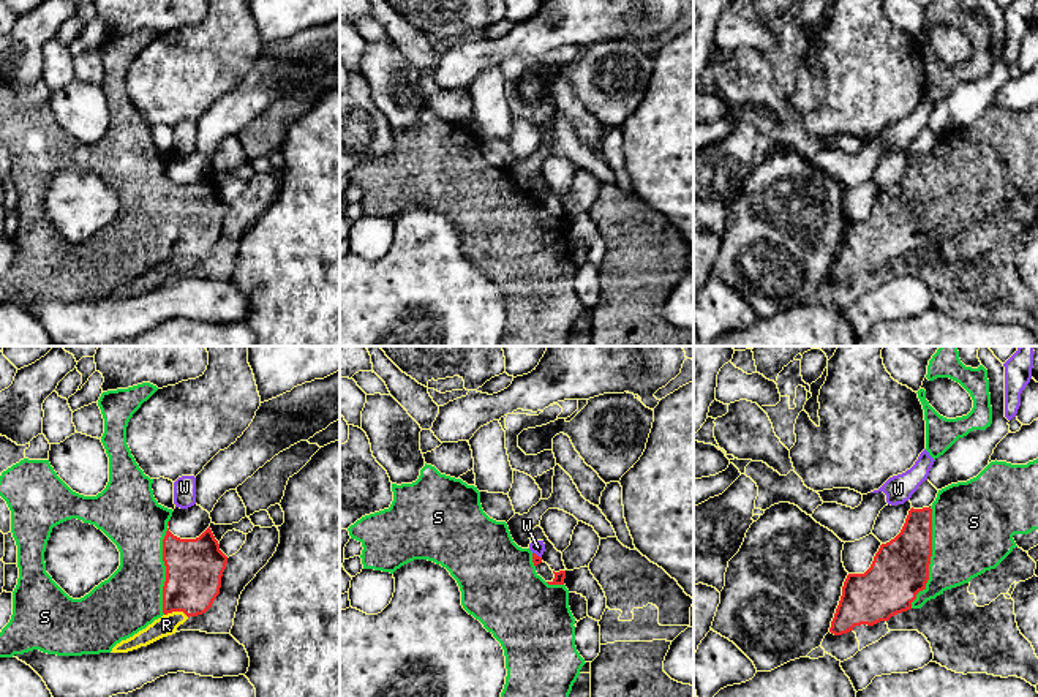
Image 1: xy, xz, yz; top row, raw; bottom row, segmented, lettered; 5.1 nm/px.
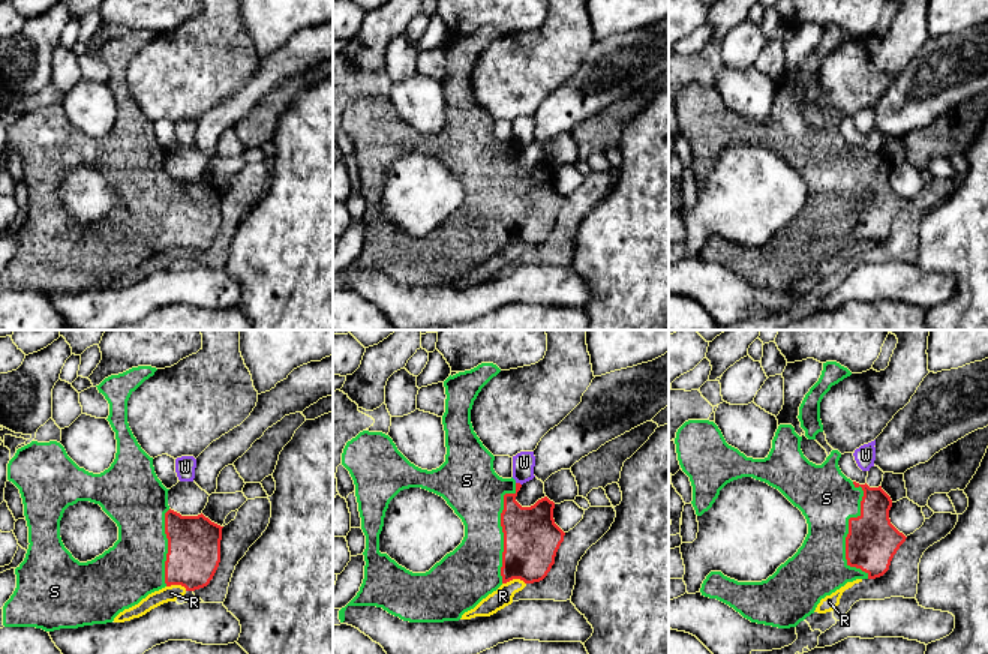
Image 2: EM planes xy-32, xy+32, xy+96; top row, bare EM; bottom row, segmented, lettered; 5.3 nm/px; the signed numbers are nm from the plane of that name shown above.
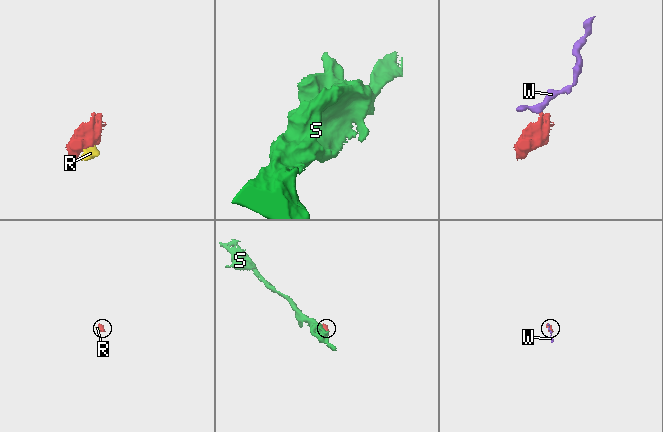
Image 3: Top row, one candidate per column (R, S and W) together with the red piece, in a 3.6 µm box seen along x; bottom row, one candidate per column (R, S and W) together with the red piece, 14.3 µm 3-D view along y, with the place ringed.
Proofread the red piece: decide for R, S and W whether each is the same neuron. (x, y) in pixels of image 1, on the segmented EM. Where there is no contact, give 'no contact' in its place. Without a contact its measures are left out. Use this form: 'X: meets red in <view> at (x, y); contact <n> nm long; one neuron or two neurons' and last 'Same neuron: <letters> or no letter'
R: meets red in xy at (177, 610); contact 130 nm long; two neurons
S: meets red in yz at (931, 555); contact 550 nm long; one neuron
W: meets red in xz at (536, 555); contact 60 nm long; two neurons
Same neuron: S

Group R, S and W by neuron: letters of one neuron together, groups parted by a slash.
R / S / W

